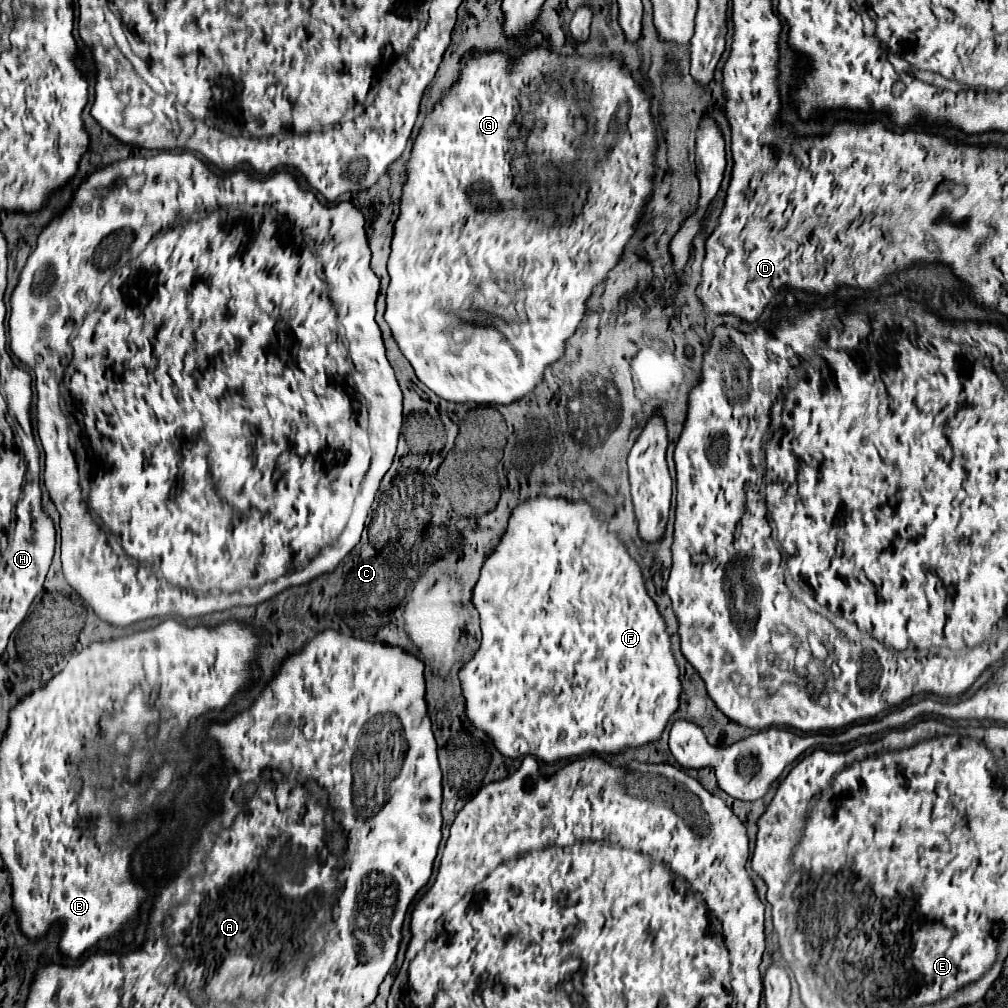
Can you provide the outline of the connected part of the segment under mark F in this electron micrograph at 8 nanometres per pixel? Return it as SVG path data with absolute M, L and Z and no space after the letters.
M538 495L520 503L512 511L500 543L494 547L494 551L480 569L480 579L472 591L472 605L480 613L482 649L478 649L474 657L460 669L462 697L466 701L466 719L476 729L484 731L492 739L498 753L502 753L504 757L520 759L524 755L532 755L544 765L554 765L558 761L578 759L592 753L620 755L628 749L640 749L648 743L658 741L670 717L678 711L682 683L680 669L672 653L672 641L666 631L666 621L662 613L658 613L658 605L646 591L646 579L642 575L640 563L630 557L628 547L618 537L618 533L608 531L608 517L604 517L588 501L568 501L566 497L550 499L546 495Z

